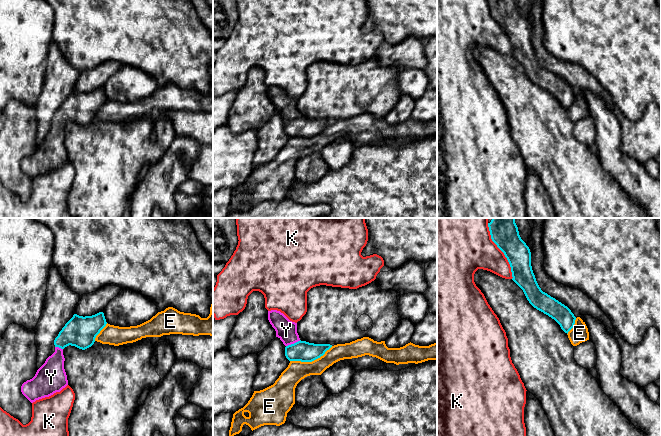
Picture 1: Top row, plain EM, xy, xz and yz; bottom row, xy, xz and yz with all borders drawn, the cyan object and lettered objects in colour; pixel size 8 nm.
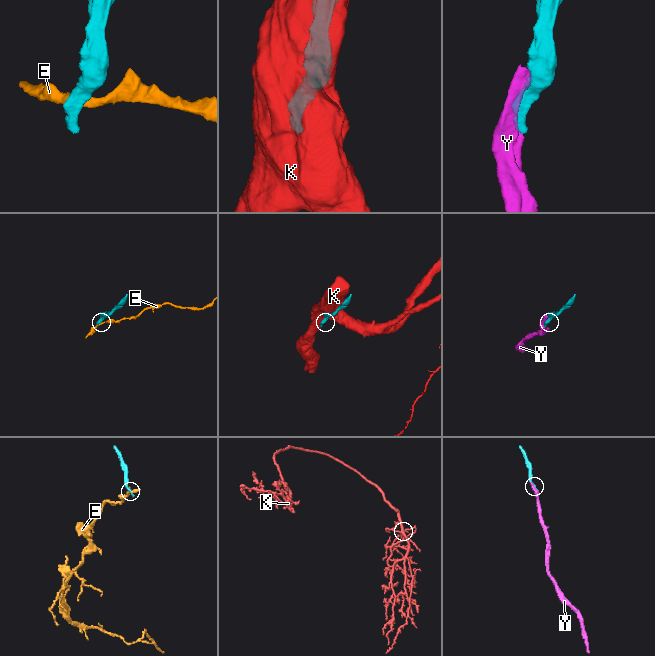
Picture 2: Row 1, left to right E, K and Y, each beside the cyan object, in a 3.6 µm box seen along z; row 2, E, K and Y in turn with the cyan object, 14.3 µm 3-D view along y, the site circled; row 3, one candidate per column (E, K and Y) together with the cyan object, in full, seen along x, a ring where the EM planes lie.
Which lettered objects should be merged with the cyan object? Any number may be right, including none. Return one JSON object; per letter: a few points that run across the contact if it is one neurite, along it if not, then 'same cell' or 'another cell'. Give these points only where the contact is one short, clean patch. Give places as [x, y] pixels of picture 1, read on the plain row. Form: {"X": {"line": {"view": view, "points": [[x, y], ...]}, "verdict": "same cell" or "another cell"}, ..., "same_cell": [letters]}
{"E": {"line": {"view": "xz", "points": [[332, 122], [322, 131], [311, 137], [290, 137]]}, "verdict": "another cell"}, "K": {"verdict": "another cell"}, "Y": {"verdict": "same cell"}, "same_cell": ["Y"]}

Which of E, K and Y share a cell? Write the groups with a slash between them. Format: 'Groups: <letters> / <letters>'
Groups: E / K / Y

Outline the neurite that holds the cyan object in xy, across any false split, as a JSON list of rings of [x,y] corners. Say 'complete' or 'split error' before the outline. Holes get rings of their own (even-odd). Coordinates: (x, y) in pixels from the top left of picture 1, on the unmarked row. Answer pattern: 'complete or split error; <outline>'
complete; [[[103,88],[85,93],[74,90],[55,114],[54,121],[61,125],[71,121],[85,126],[94,120],[106,100]]]

